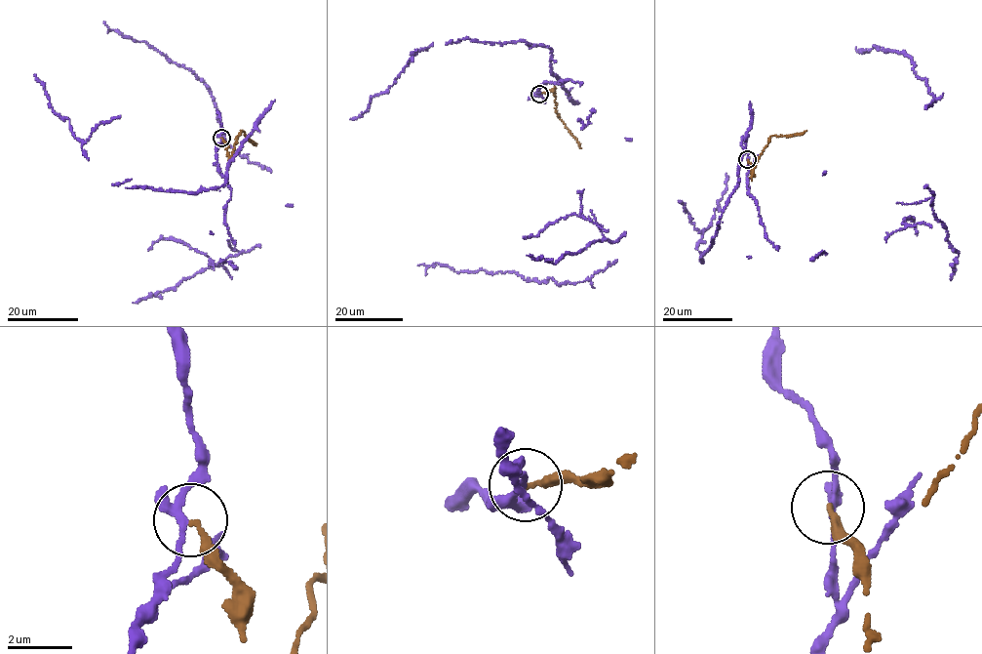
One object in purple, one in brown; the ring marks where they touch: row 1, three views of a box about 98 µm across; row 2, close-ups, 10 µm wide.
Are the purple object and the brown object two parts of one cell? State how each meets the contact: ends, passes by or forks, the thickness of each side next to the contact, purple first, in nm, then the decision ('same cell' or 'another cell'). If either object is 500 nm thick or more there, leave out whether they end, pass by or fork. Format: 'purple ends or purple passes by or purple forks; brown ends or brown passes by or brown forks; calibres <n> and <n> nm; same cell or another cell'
purple forks; brown ends; calibres 170 and 200 nm; another cell

